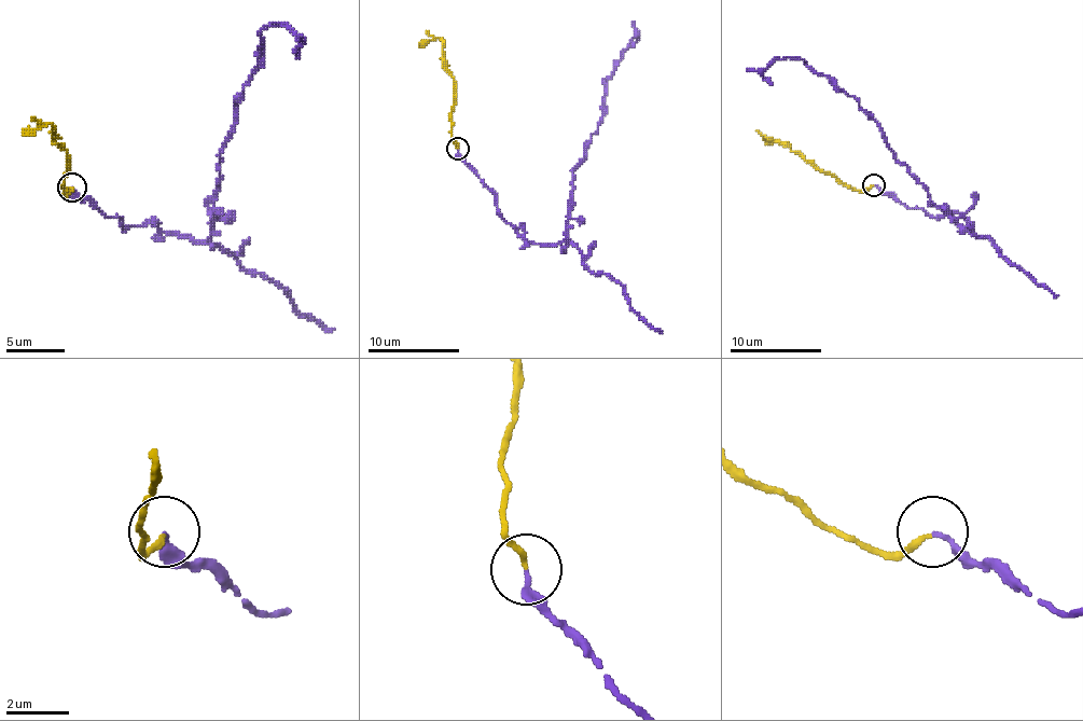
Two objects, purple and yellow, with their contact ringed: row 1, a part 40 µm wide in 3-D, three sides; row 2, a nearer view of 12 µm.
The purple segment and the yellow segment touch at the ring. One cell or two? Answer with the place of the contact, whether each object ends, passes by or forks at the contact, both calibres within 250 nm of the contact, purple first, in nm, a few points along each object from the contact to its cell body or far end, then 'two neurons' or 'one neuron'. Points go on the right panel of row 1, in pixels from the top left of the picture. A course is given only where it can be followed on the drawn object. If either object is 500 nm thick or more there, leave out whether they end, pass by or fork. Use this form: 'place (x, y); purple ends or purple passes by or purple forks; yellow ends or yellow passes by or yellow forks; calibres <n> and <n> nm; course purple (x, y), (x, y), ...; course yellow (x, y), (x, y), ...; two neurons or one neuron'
place (873, 184); purple ends; yellow ends; calibres 160 and 160 nm; course purple (873, 185), (934, 218), (960, 212), (969, 226), (958, 226), (882, 128), (806, 64), (786, 57), (747, 69); course yellow (873, 185), (852, 190), (790, 149), (763, 137), (769, 144); one neuron

